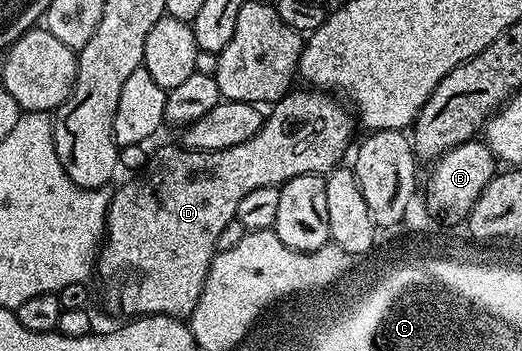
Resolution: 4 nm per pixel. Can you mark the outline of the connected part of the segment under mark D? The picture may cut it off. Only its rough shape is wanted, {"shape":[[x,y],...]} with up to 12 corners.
{"shape":[[291,90],[248,141],[162,147],[111,194],[122,317],[193,316],[256,189],[325,177],[355,116]]}

